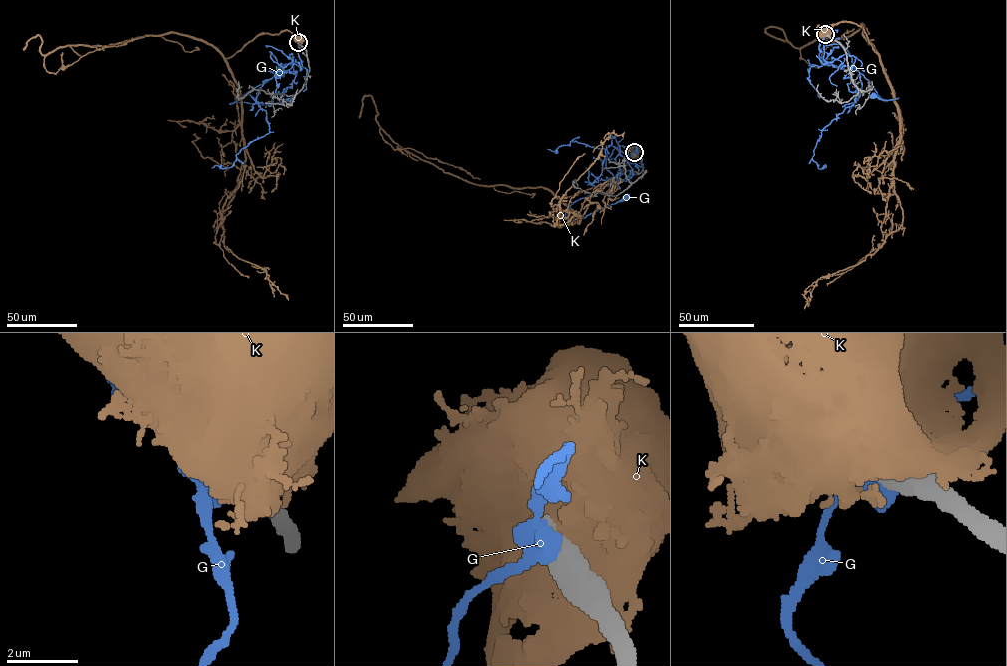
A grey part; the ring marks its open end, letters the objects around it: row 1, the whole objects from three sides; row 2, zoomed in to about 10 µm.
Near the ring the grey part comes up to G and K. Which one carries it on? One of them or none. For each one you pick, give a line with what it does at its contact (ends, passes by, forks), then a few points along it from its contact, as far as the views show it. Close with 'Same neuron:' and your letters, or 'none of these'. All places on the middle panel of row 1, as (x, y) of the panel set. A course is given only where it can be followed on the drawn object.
Same neuron: none of these

